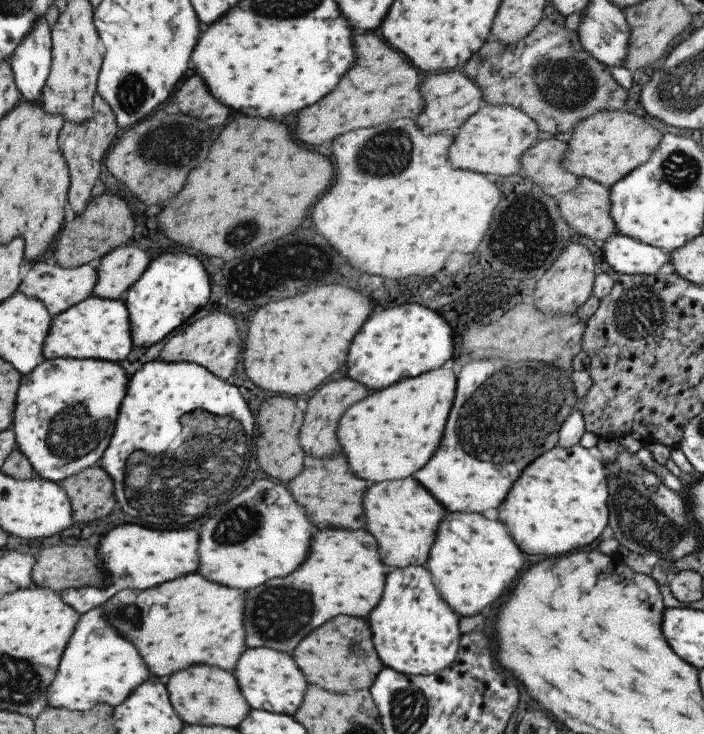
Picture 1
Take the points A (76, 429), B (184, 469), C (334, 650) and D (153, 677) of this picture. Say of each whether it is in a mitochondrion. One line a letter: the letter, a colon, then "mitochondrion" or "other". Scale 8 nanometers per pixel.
A: mitochondrion
B: mitochondrion
C: other
D: other

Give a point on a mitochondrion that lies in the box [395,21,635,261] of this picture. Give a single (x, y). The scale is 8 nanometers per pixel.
(564, 83)

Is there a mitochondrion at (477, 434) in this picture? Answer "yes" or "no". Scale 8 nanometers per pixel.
yes

